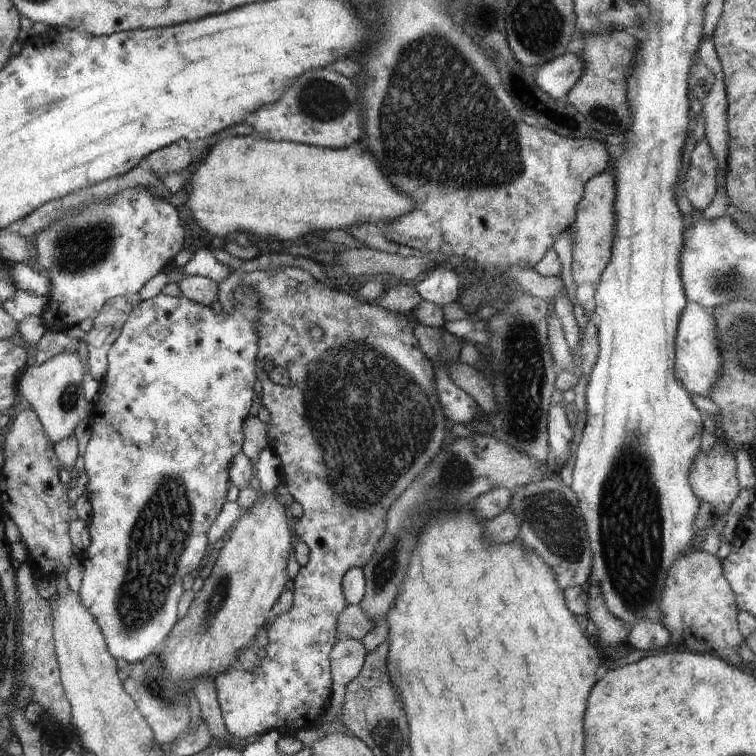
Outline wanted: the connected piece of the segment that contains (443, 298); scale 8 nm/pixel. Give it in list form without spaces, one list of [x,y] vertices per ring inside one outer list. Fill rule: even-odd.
[[[436,265],[425,276],[424,280],[418,281],[415,285],[421,301],[428,300],[444,308],[459,300],[458,289],[462,282],[454,270],[448,270],[443,265]]]

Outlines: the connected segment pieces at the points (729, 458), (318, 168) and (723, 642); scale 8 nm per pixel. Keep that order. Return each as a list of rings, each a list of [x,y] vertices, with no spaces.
[[[718,442],[709,451],[700,448],[692,460],[688,482],[700,502],[708,502],[719,518],[726,515],[741,490],[732,450]]]
[[[252,135],[224,136],[210,146],[208,154],[202,160],[196,159],[195,163],[196,172],[189,177],[189,181],[192,180],[190,190],[183,188],[187,195],[183,205],[192,212],[192,218],[200,228],[220,238],[228,236],[228,232],[242,230],[262,238],[272,236],[278,240],[296,240],[298,236],[304,236],[312,228],[316,230],[348,228],[350,224],[360,224],[366,220],[385,230],[388,222],[416,208],[410,196],[400,196],[398,192],[394,192],[394,186],[388,184],[386,176],[380,172],[370,152],[360,142],[344,150],[328,150],[328,148],[294,144],[290,141],[262,139]]]
[[[703,550],[680,554],[666,574],[658,608],[662,614],[660,624],[670,632],[673,647],[693,653],[711,653],[734,668],[744,661],[738,652],[745,641],[737,624],[740,610],[716,555]]]

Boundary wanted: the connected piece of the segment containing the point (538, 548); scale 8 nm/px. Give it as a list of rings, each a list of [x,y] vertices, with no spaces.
[[[558,476],[532,482],[513,492],[507,510],[520,520],[520,546],[534,552],[550,566],[560,590],[565,591],[570,586],[583,587],[588,583],[592,572],[592,550],[586,524],[574,491]]]

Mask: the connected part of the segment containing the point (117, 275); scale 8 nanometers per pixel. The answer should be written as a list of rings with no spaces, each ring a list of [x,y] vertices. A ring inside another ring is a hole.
[[[137,186],[118,192],[118,196],[96,200],[84,206],[84,210],[78,214],[64,214],[60,220],[52,222],[48,228],[43,228],[36,234],[34,246],[34,260],[38,264],[35,270],[42,268],[50,280],[48,304],[41,320],[48,330],[52,328],[54,332],[65,332],[86,318],[96,318],[111,298],[132,296],[140,292],[148,280],[162,273],[162,268],[173,262],[176,254],[184,248],[184,228],[180,224],[177,207],[160,198],[154,198],[148,188]]]

